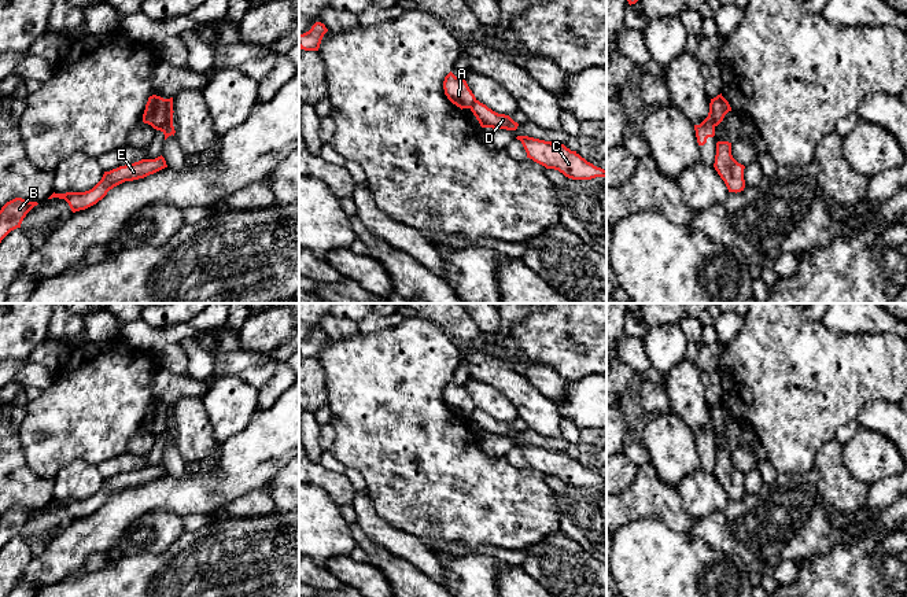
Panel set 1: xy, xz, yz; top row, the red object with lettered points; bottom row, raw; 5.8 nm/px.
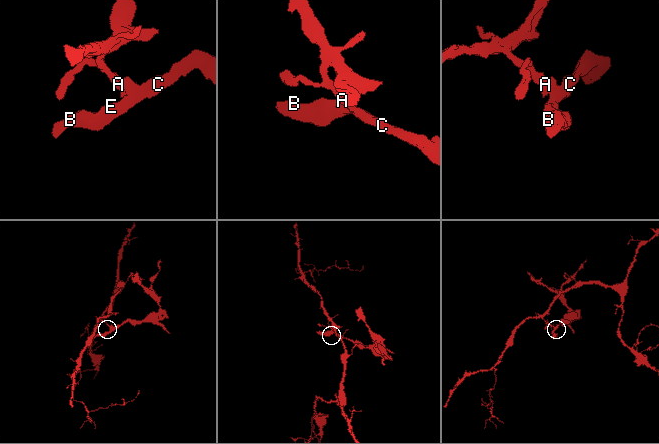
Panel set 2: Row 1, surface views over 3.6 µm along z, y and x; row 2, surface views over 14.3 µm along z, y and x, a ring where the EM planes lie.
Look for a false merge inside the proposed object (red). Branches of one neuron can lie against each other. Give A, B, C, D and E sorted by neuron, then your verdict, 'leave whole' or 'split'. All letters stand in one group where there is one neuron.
A / B C D E; split

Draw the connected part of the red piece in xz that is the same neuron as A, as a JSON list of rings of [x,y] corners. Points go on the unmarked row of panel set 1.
[[[451,379],[445,384],[443,397],[447,406],[461,417],[471,416],[476,408],[465,386],[456,384]]]

